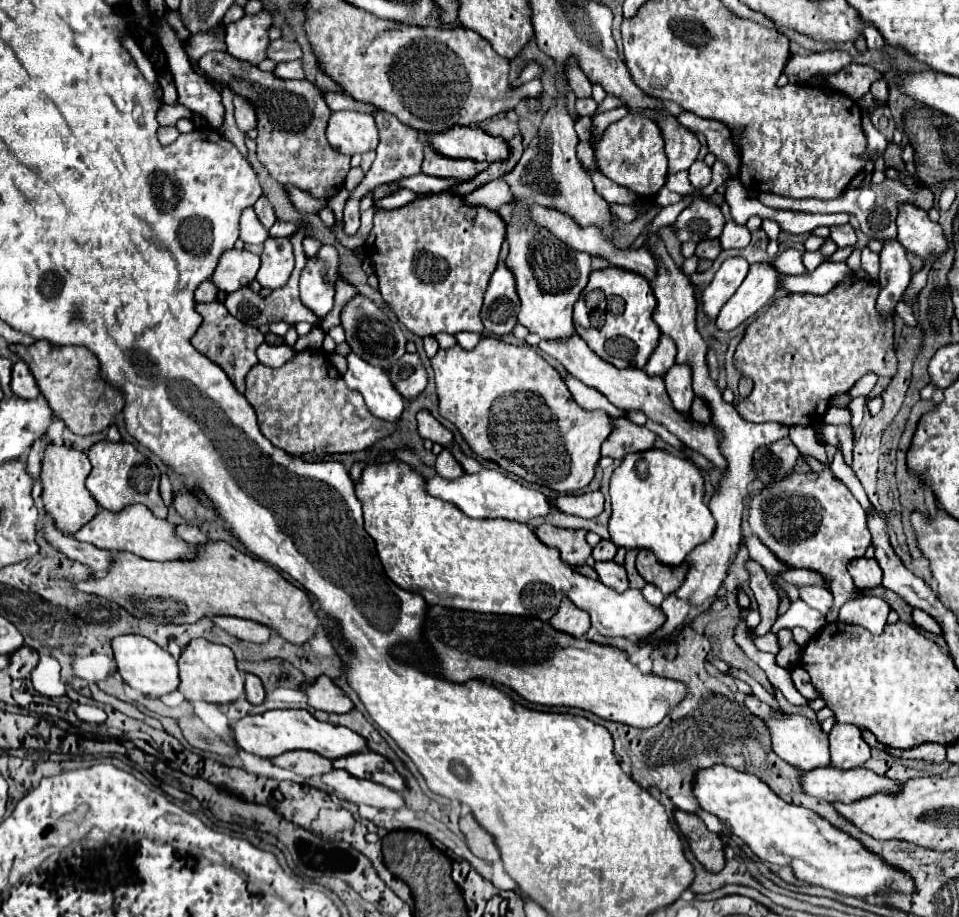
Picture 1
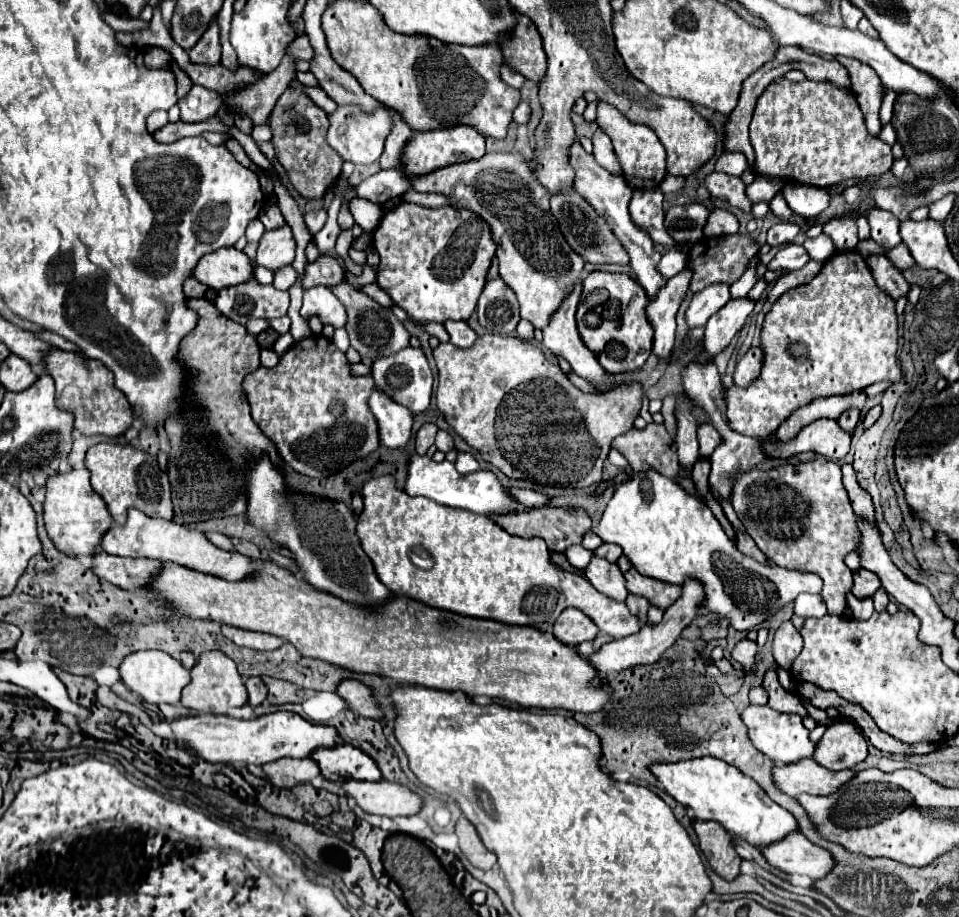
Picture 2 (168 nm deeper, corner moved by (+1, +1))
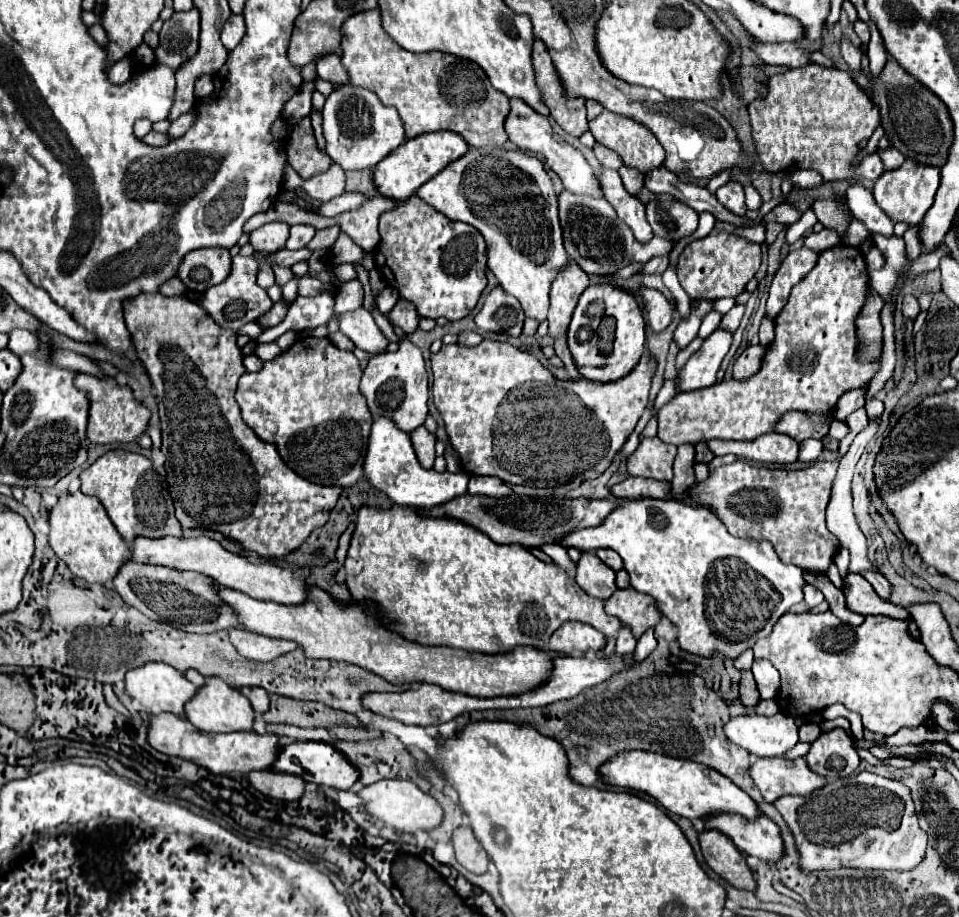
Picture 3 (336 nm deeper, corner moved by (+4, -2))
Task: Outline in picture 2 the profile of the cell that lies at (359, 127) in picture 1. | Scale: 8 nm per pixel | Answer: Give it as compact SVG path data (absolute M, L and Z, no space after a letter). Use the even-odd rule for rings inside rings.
M345 105L345 107L337 107L333 113L329 113L329 131L327 131L327 145L331 145L333 151L339 153L339 157L343 161L351 161L351 163L363 163L363 165L371 165L375 161L379 161L383 147L385 147L385 139L391 133L391 109L385 109L383 105L379 105L377 109L373 109L371 113L363 111L357 105Z

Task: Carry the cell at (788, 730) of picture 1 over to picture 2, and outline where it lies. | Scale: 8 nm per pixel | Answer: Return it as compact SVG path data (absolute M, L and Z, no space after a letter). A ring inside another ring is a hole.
M749 705L743 713L741 713L743 723L747 725L747 735L751 737L751 743L769 759L773 759L777 765L785 765L785 763L795 763L803 757L811 757L815 743L809 741L809 731L803 727L801 717L795 713L779 713L771 707L757 707L757 705Z

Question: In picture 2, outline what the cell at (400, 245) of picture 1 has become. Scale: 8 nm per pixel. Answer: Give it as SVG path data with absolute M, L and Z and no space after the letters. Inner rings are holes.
M401 203L389 211L373 235L381 257L377 283L417 321L465 321L477 307L485 275L495 257L489 225L471 211Z

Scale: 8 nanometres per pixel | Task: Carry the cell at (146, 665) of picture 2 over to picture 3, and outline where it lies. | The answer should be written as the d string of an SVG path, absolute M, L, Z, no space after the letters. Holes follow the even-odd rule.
M148 662L144 666L132 668L126 672L126 694L134 700L138 700L150 714L160 714L160 712L172 712L172 714L182 714L184 704L196 694L196 686L184 678L182 672L176 668L164 664L164 662Z

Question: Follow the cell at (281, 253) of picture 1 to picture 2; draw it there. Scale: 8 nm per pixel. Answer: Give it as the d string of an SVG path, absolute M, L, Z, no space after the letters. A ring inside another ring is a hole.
M289 225L263 233L257 247L257 259L255 259L257 265L277 271L279 267L293 263L293 259L295 259L295 239Z

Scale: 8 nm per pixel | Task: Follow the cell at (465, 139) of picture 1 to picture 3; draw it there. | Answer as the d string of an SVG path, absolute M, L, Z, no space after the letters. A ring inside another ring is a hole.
M440 130L440 132L428 132L428 134L420 134L412 140L406 140L400 148L396 148L396 152L390 152L376 168L374 168L374 182L376 188L382 196L394 198L394 200L406 200L410 198L424 182L428 182L432 176L436 176L444 166L448 166L450 162L462 158L466 152L470 150L470 146L466 144L464 138L460 138L460 134L456 132L448 132L448 130Z

